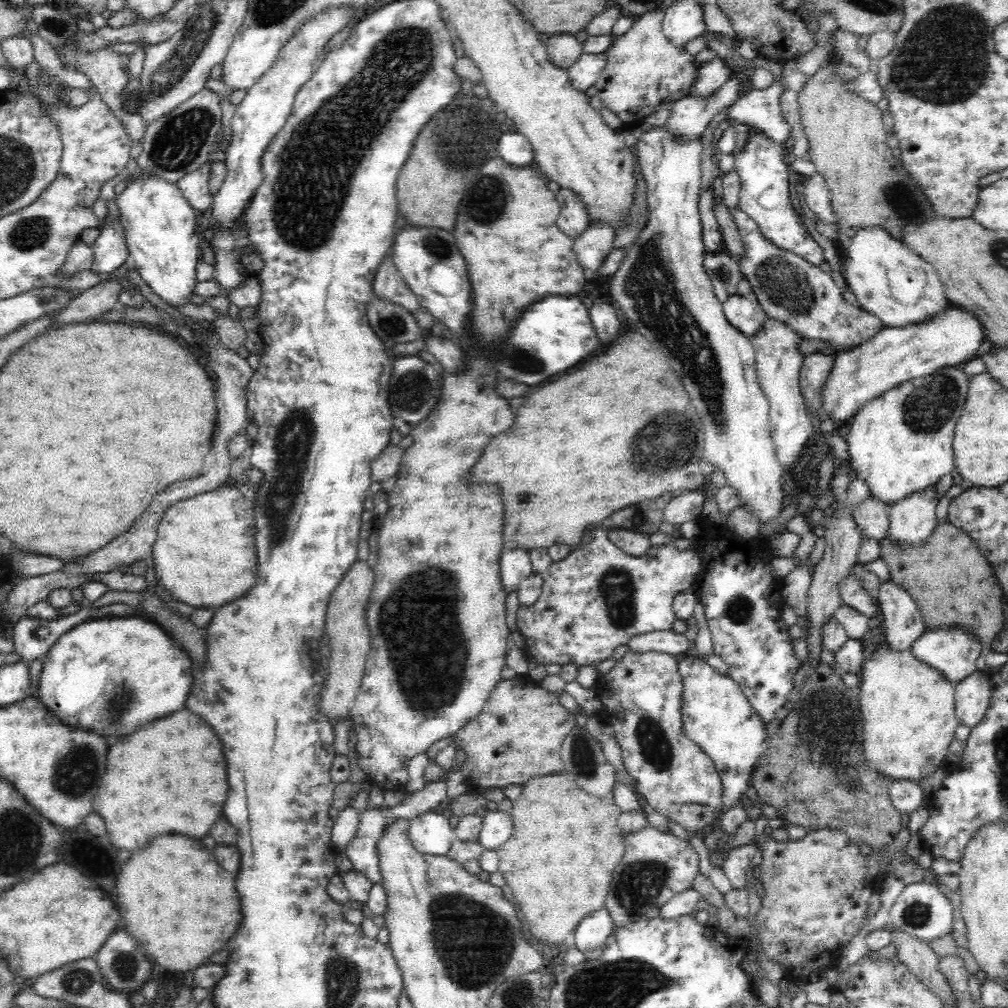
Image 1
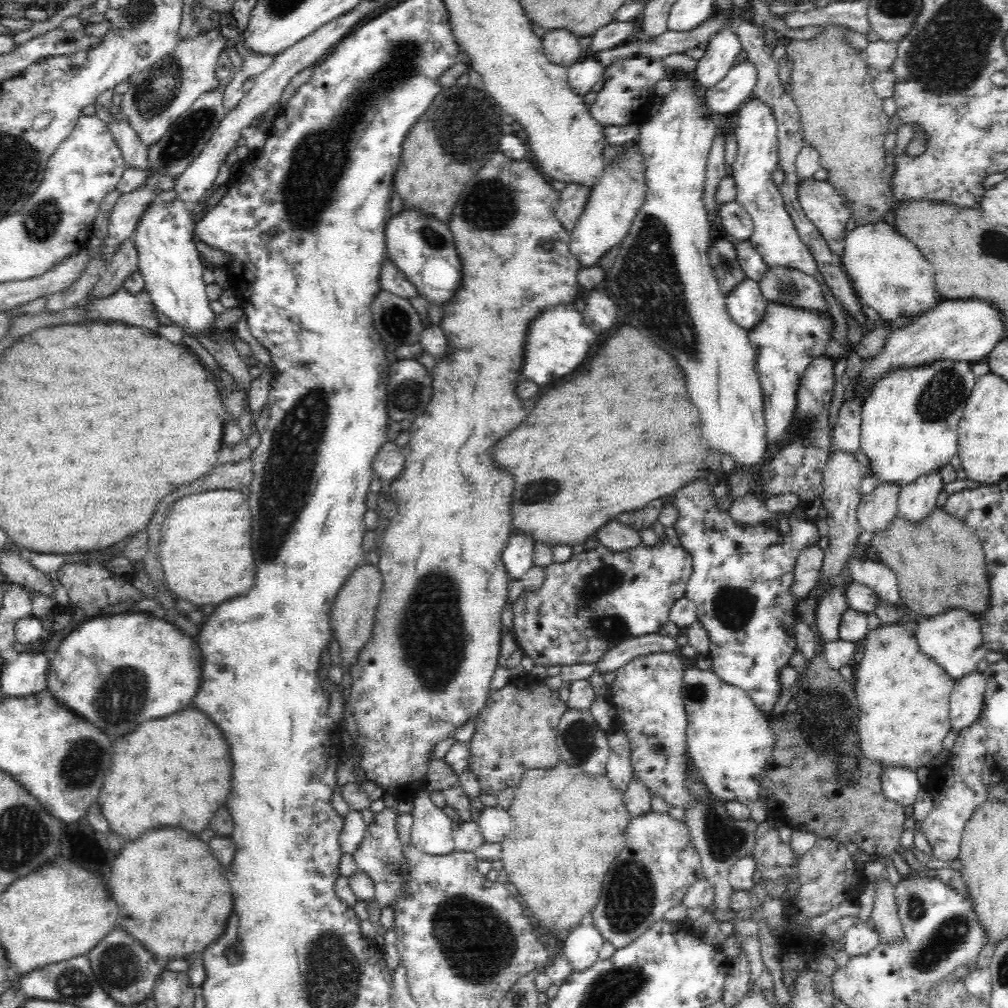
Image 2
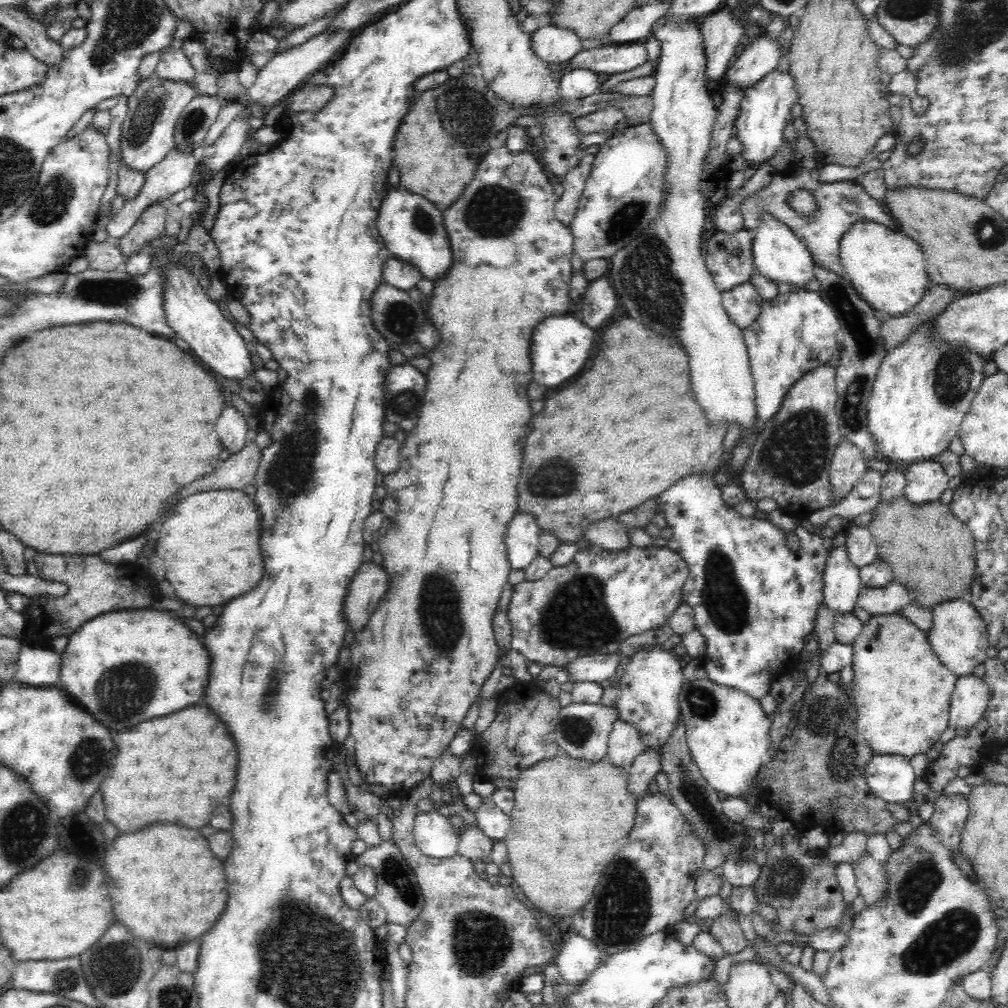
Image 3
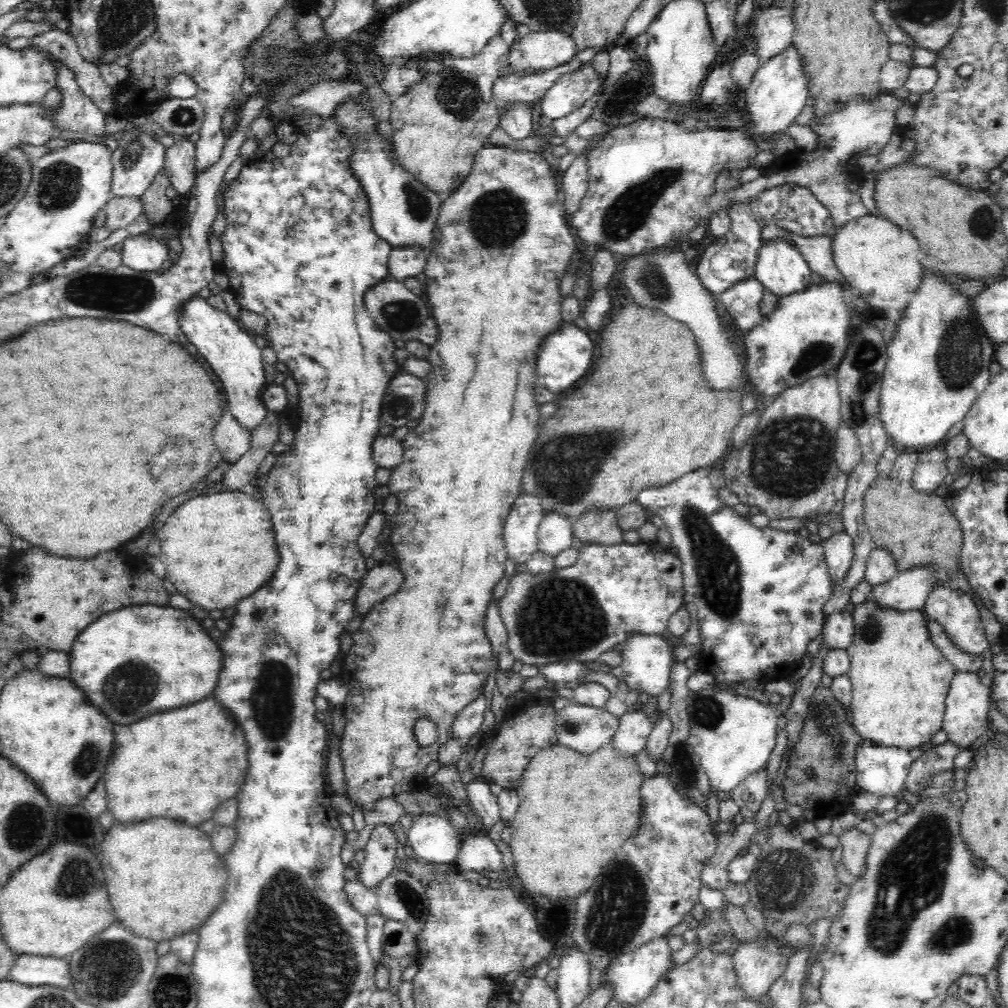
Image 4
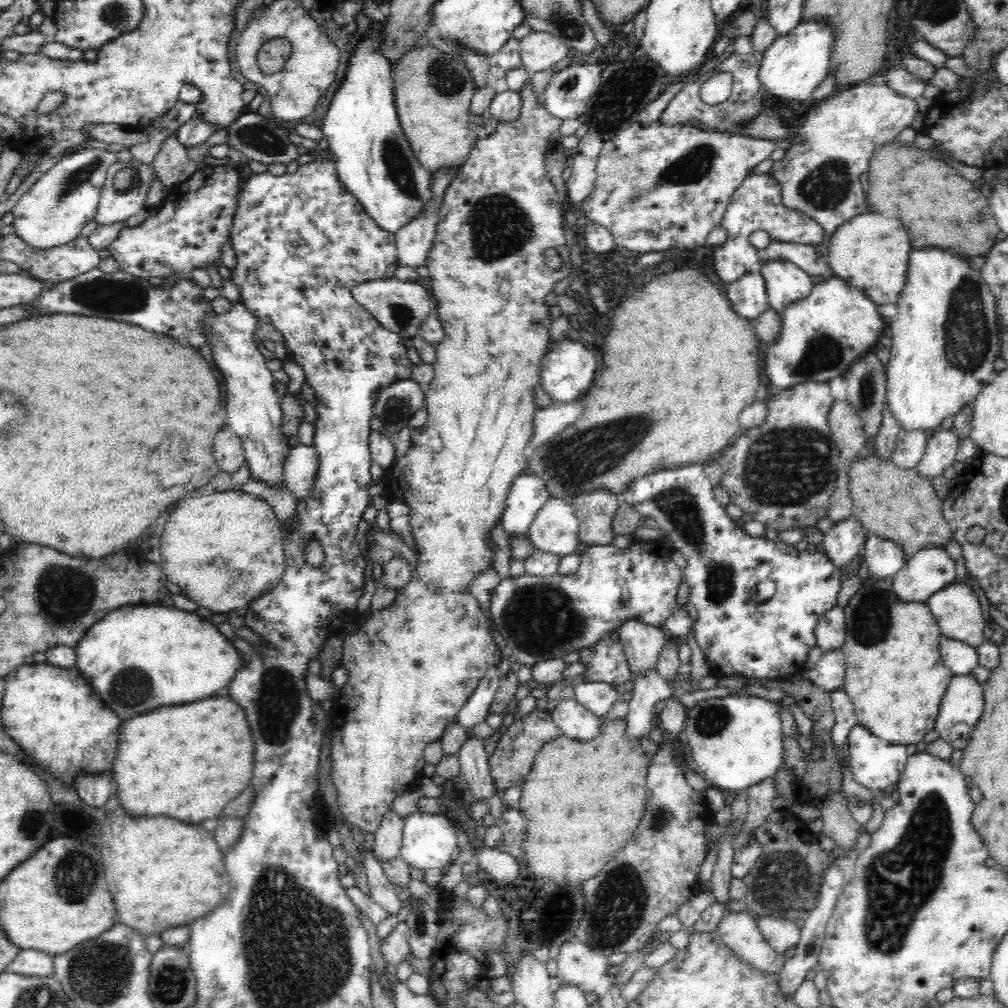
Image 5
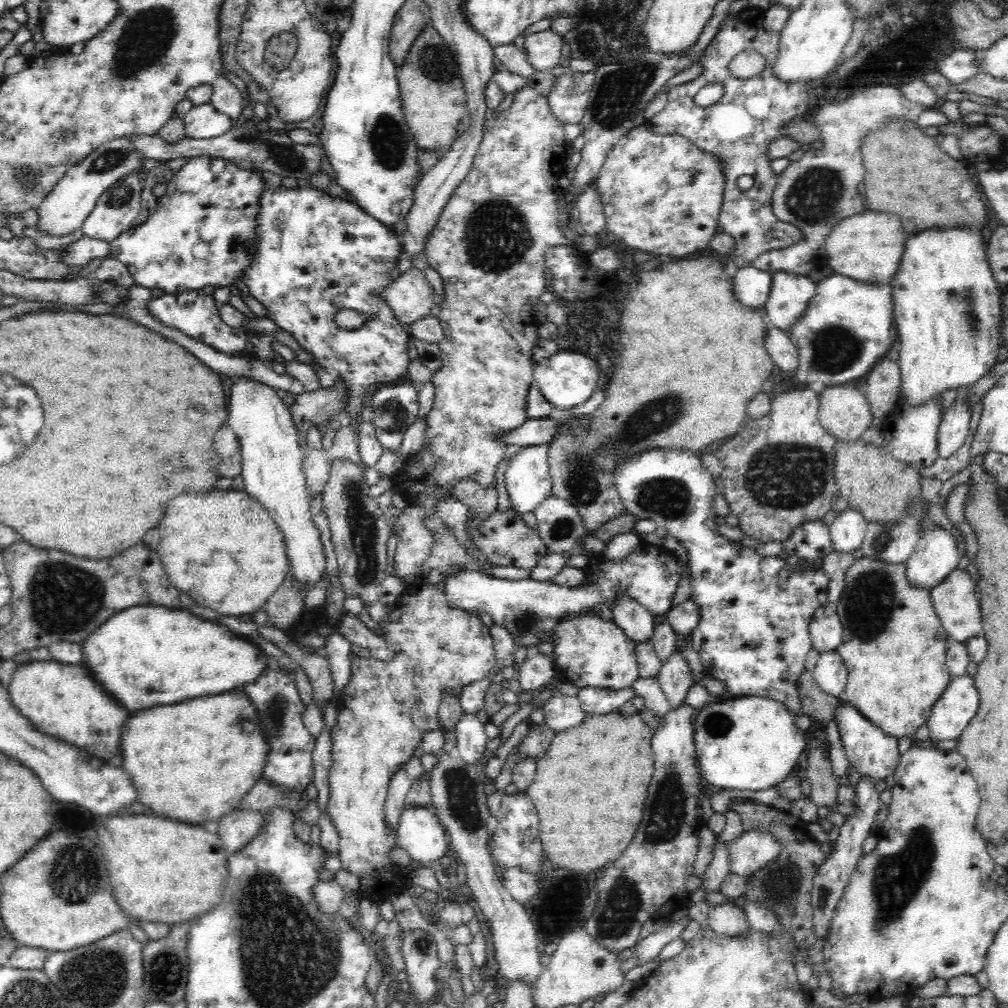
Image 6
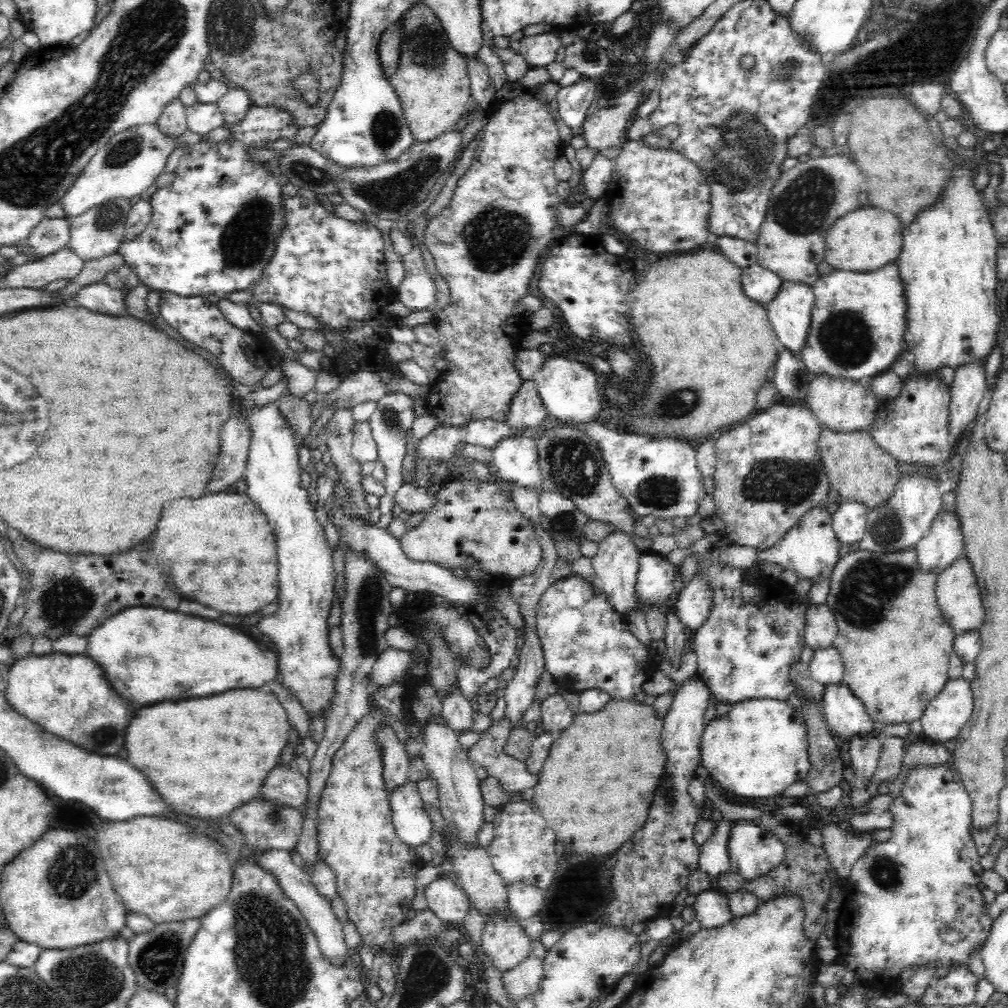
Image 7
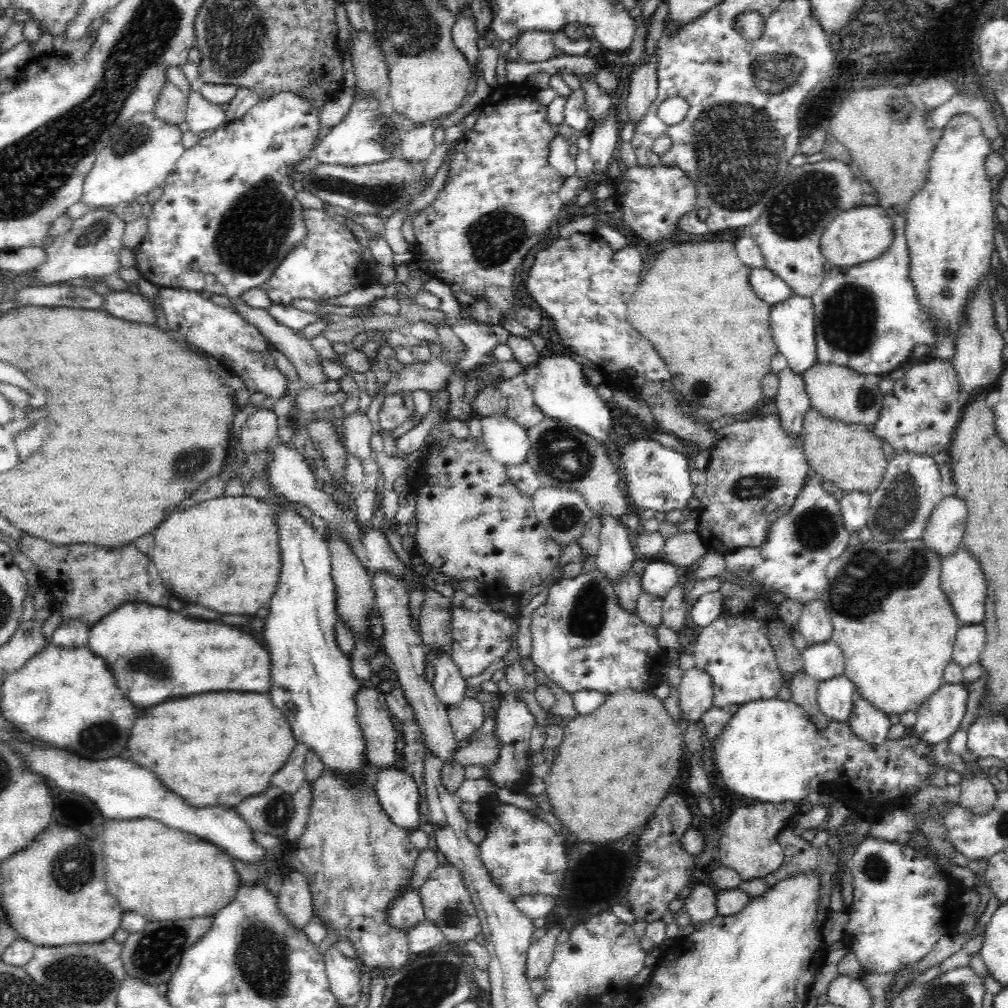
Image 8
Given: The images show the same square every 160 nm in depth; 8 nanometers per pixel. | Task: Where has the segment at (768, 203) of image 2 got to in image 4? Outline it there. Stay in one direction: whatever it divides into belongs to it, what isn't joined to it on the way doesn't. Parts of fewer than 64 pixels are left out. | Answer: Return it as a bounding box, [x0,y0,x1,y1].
[743,42,812,298]

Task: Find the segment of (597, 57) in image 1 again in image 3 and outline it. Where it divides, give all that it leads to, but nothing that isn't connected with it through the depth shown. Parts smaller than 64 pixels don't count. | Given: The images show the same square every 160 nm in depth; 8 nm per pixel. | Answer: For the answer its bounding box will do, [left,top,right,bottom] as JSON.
[558,69,600,100]

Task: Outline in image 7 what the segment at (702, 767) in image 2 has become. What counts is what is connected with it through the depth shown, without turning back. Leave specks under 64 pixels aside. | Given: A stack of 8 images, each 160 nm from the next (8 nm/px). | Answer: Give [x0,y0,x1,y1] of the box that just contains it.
[701,699,812,798]

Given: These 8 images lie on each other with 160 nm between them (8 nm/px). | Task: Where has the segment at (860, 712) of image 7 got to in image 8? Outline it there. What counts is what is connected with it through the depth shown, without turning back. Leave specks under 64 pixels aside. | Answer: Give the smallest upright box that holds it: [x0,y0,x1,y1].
[817,671,855,723]

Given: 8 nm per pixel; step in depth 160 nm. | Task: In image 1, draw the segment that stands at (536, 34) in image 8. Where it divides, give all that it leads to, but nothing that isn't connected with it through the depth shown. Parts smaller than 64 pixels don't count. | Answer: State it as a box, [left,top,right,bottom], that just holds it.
[544,33,583,70]

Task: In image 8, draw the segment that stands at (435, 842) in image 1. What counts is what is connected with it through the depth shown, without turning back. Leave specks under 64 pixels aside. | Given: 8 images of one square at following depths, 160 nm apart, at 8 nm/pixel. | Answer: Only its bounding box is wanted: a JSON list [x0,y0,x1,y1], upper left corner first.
[374,766,418,830]

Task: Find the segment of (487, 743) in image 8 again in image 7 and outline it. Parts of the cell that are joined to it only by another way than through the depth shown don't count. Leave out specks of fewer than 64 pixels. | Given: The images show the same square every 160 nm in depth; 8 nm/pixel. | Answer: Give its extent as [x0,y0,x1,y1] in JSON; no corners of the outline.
[467,719,539,795]

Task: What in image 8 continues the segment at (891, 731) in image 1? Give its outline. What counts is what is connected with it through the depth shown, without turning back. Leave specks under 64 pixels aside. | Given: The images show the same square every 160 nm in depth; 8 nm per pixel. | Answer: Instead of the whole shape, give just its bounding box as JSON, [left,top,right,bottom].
[821,538,960,715]

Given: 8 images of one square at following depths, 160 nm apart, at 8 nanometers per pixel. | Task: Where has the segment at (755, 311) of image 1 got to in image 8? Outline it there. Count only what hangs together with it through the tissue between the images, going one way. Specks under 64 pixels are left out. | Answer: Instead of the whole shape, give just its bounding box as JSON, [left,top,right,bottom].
[749,268,793,305]

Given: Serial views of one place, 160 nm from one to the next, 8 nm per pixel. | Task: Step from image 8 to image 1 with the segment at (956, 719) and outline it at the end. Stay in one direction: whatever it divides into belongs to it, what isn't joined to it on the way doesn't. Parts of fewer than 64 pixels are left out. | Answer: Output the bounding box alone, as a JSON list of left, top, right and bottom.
[954,670,990,728]

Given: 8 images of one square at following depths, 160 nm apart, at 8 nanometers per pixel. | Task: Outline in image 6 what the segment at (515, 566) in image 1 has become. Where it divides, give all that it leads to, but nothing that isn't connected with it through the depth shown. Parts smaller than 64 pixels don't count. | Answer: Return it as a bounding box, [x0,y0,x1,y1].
[504,443,552,513]

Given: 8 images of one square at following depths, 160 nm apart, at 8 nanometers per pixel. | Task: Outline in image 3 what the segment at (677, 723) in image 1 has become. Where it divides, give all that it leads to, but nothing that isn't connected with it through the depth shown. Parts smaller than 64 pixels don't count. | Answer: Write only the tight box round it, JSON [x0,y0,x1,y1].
[615,644,683,749]

